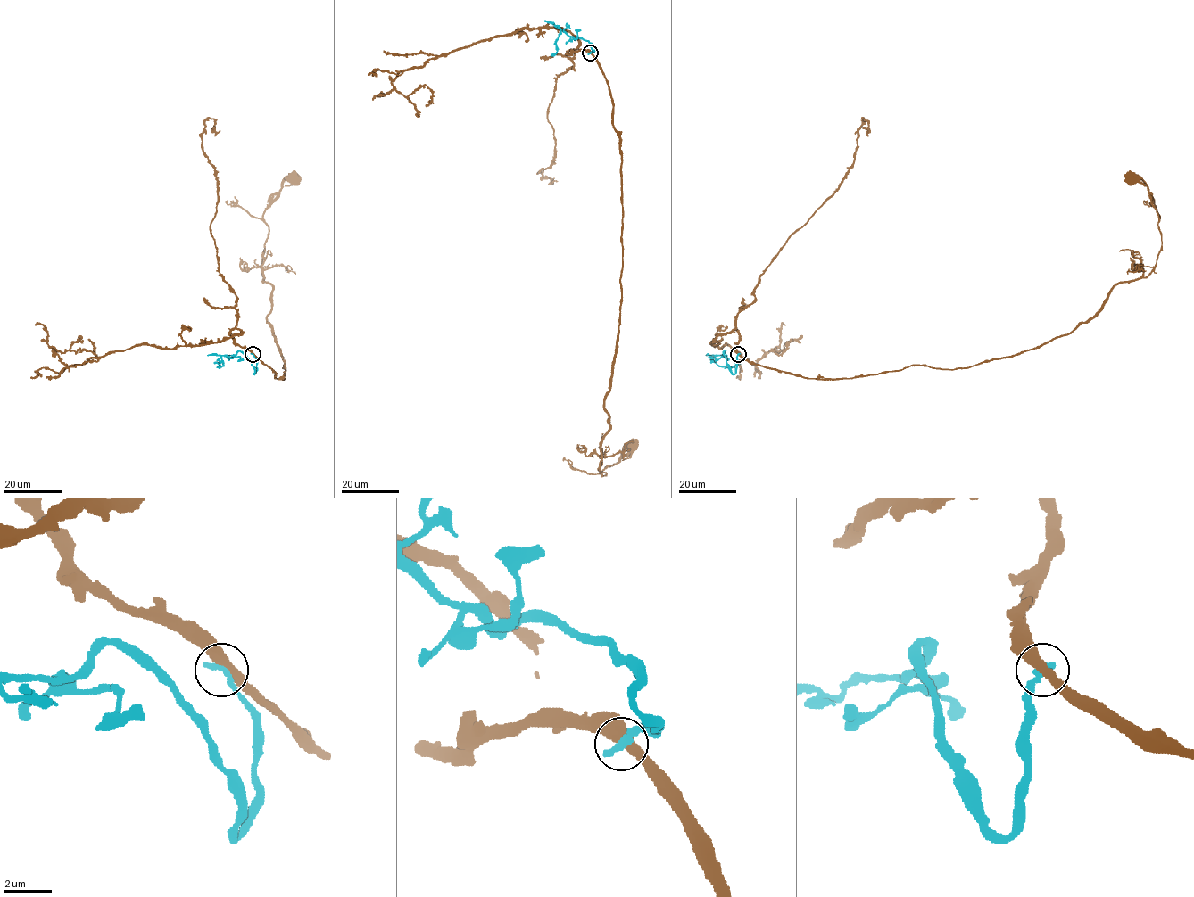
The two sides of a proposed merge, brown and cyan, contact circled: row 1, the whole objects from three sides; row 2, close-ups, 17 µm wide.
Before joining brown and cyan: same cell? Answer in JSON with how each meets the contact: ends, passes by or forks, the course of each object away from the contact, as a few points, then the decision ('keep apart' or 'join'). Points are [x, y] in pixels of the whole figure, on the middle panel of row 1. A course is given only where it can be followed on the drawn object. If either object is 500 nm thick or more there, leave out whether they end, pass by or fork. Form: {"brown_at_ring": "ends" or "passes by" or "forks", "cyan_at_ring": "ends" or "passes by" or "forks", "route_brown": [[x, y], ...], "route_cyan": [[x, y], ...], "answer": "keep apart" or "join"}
{"brown_at_ring": "passes by", "cyan_at_ring": "ends", "route_brown": [[590, 53], [611, 98], [621, 168], [620, 324], [605, 396], [609, 429], [601, 447], [602, 475], [631, 446]], "route_cyan": [[590, 53], [594, 51], [588, 41], [567, 36], [559, 28], [560, 31], [556, 43], [556, 52], [551, 56]], "answer": "keep apart"}

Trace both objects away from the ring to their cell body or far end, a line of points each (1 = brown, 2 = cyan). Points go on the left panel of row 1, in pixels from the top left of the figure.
1: (252, 354), (284, 378), (268, 323), (272, 286), (261, 266), (262, 213), (294, 176)
2: (252, 354), (256, 359), (254, 374), (254, 366), (241, 351), (222, 355), (220, 366), (214, 362)

